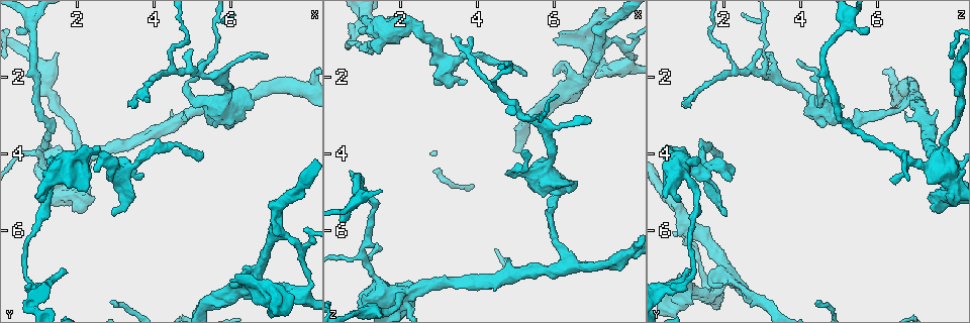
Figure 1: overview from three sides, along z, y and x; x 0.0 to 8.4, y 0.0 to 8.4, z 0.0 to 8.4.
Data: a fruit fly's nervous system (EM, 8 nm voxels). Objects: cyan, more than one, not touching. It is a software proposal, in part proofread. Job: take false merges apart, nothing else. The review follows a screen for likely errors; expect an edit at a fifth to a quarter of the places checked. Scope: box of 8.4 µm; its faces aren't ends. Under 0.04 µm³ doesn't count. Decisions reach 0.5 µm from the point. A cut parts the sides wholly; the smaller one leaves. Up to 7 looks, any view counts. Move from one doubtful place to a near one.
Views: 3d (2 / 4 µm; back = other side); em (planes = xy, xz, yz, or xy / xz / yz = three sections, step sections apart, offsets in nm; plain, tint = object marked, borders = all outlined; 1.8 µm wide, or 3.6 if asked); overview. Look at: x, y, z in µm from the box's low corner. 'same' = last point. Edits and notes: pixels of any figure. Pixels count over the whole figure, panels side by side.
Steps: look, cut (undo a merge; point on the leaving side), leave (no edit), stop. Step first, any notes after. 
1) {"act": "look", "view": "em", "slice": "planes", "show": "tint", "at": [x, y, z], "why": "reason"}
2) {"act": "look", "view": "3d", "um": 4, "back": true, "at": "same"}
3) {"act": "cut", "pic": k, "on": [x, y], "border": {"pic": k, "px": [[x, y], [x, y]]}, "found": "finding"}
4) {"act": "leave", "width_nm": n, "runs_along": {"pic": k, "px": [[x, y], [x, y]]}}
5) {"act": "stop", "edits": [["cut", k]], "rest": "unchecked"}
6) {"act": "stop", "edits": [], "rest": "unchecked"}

{"act": "look", "view": "3d", "um": 4, "at": [6.00, 2.90, 4.65], "why": "sudden change in width"}

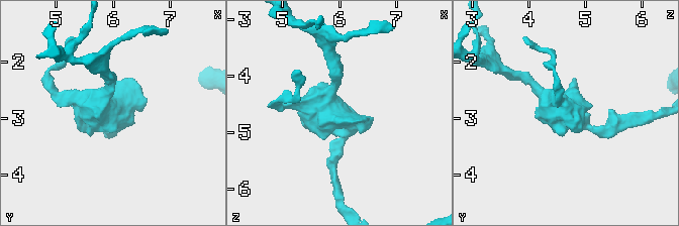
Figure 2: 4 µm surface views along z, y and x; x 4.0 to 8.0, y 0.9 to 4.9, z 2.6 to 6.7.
{"act": "look", "view": "em", "um": 3.6, "slice": "xz", "step": 16, "show": "tint", "at": [5.90, 2.90, 4.70]}

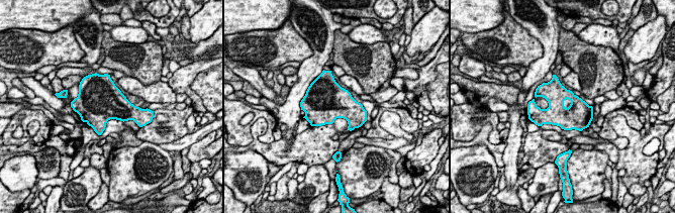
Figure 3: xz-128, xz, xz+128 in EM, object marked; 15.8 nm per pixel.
{"act": "look", "view": "em", "um": 3.6, "slice": "planes", "show": "borders", "at": "same"}

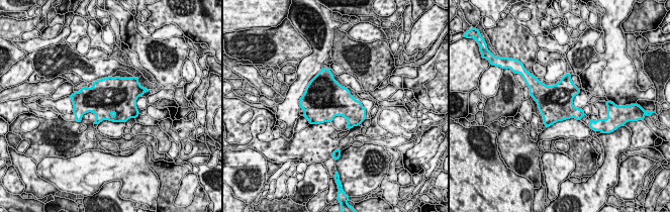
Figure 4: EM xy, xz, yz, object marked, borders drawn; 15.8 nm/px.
{"act": "leave", "found": "continuous, no second neuron"}

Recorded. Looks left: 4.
{"act": "look", "view": "em", "slice": "planes", "show": "plain", "at": [3.20, 4.40, 1.50]}

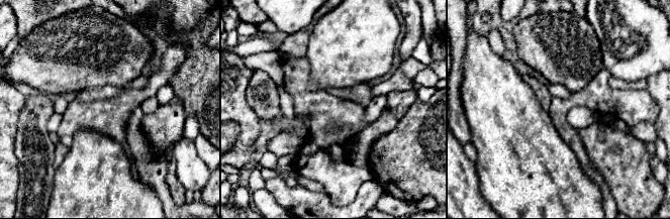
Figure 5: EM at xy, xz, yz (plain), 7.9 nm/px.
{"act": "look", "view": "em", "slice": "planes", "show": "tint", "at": "same", "why": "with the object marked"}

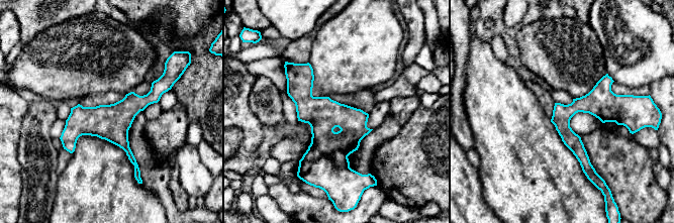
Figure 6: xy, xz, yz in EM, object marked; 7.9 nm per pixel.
{"act": "leave", "runs_along": {"pic": 6, "px": [[162, 81], [66, 146]]}, "found": "all the same neuron"}

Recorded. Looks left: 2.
{"act": "look", "view": "em", "slice": "xy", "step": 4, "show": "tint", "at": [0.90, 7.55, 0.70], "why": "abrupt turn"}

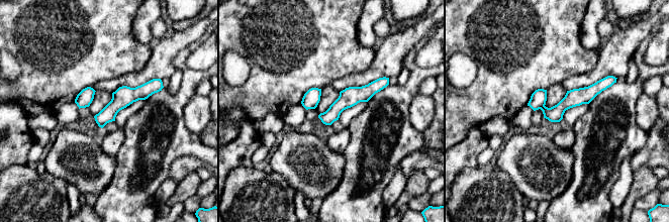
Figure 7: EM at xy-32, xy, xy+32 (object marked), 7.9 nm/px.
{"act": "cut", "pic": 7, "on": [573, 98], "width_nm": 140, "part_leaving": {"pic": 7, "px": [[610, 81], [546, 115]]}, "found": "a second neuron is stuck on"}

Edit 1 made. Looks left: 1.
{"act": "stop", "edits": [["cut", 7]], "rest": "unchecked"}

